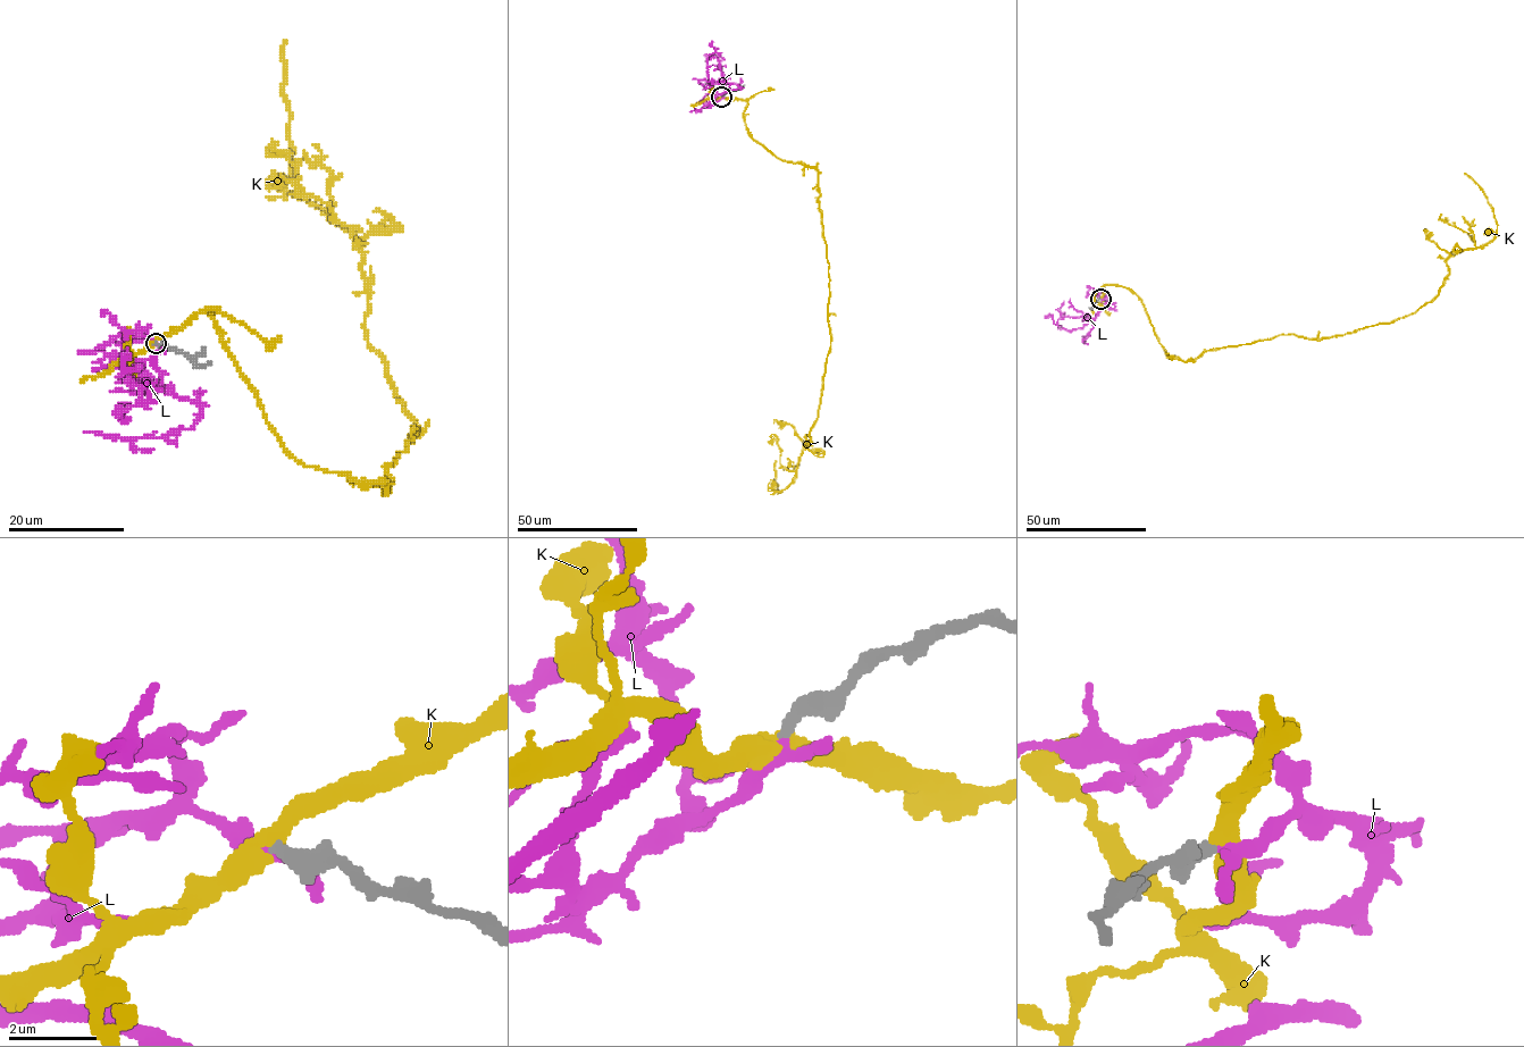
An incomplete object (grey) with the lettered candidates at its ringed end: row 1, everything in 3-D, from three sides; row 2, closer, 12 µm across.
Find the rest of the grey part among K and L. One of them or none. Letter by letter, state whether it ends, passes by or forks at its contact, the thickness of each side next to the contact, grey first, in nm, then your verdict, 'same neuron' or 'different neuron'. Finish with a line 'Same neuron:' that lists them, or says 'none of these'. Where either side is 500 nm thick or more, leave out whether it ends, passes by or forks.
K: it passes by; 360 nm thick on the grey side, 400 nm on the other; different neuron
L: it passes by; 380 nm thick on the grey side, 240 nm on the other; same neuron
Same neuron: L

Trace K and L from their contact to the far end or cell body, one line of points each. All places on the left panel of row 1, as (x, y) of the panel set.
K: (155, 342), (216, 309), (289, 452), (385, 493), (417, 425), (369, 346), (361, 243), (293, 177), (285, 41)
L: (155, 343), (135, 337), (115, 356), (167, 390), (148, 385), (120, 418), (131, 402)

